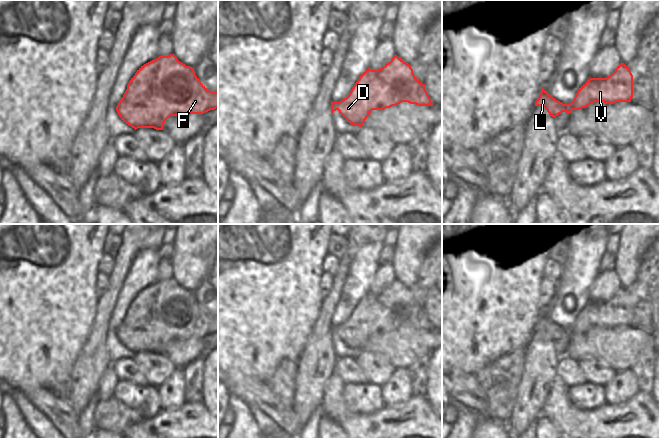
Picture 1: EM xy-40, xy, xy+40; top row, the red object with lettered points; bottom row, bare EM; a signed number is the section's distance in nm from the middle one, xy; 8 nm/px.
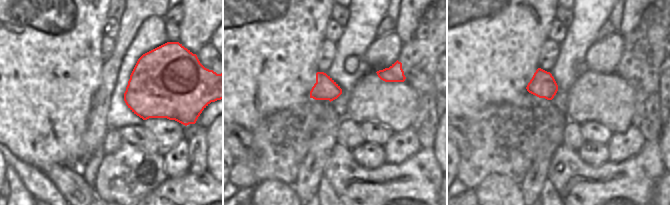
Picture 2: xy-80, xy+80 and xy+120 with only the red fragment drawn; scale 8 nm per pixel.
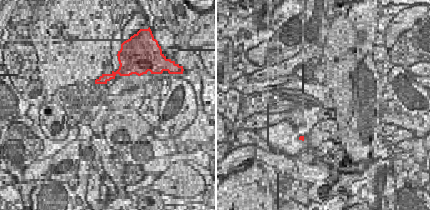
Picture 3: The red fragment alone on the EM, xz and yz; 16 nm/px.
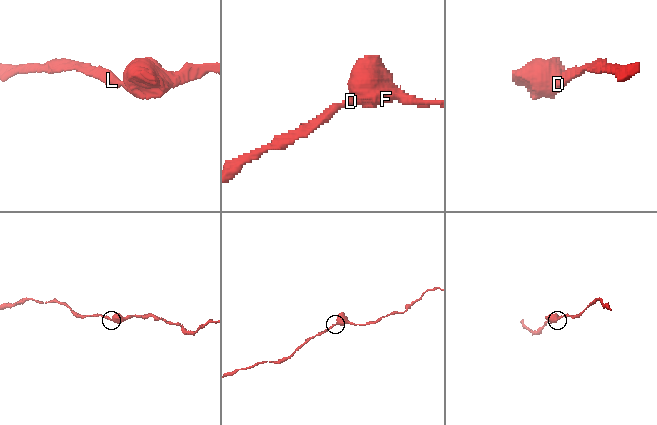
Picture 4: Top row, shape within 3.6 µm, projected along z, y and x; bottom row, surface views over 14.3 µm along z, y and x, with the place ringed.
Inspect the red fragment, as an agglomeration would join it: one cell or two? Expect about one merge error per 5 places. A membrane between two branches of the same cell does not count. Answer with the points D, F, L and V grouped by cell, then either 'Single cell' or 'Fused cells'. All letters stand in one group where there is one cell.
Groups: D F L V. Single cell.

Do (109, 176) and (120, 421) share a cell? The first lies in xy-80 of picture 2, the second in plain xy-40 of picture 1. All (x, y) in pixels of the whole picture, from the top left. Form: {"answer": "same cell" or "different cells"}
{"answer": "same cell"}

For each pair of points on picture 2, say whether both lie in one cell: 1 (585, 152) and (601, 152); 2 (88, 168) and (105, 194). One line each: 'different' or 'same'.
1: same
2: different

